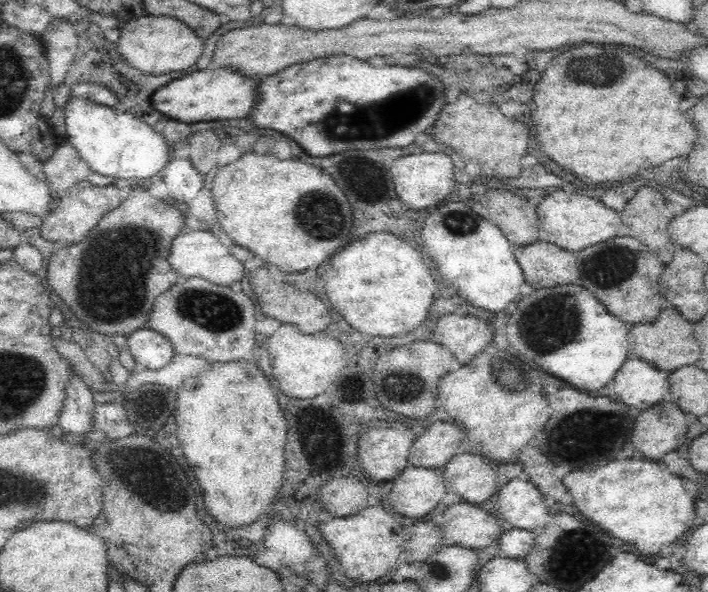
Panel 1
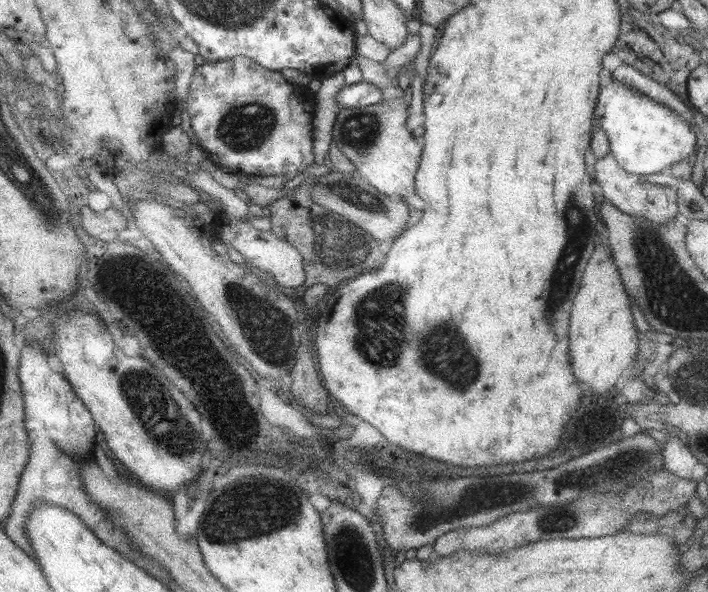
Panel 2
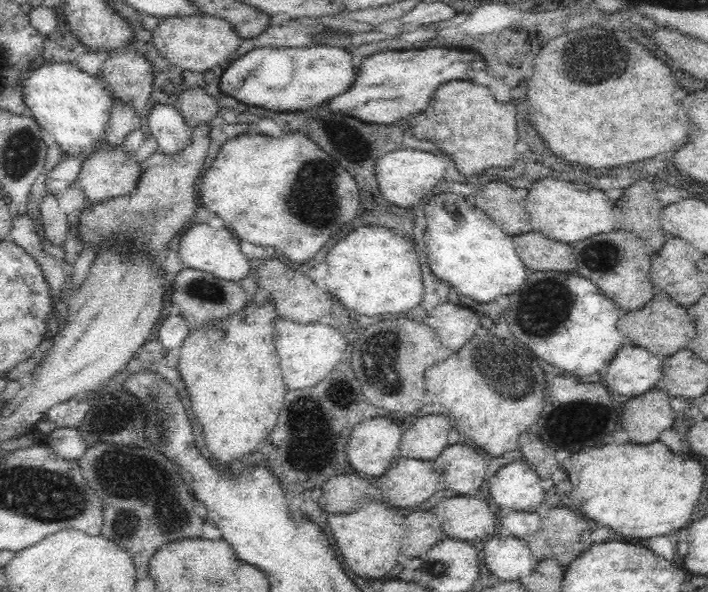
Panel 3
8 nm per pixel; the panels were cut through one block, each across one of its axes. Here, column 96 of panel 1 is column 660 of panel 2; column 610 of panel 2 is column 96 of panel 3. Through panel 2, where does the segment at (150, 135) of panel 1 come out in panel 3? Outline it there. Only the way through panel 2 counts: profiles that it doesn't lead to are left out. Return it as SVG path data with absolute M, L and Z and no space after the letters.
M46 62L42 66L33 65L22 80L22 95L27 113L36 119L40 128L54 136L64 154L90 154L104 138L112 99L104 93L94 77L74 63Z

